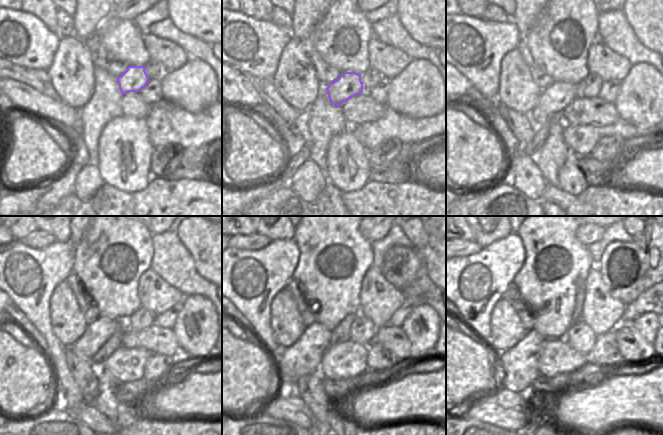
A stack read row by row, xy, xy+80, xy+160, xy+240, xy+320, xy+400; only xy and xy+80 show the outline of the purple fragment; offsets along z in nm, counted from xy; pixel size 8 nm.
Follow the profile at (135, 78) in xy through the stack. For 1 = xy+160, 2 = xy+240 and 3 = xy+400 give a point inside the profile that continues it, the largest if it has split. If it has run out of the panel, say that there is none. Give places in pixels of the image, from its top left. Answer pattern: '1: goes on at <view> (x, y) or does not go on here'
1: goes on at xy+160 (553, 100)
2: goes on at xy+240 (98, 332)
3: goes on at xy+400 (517, 368)

